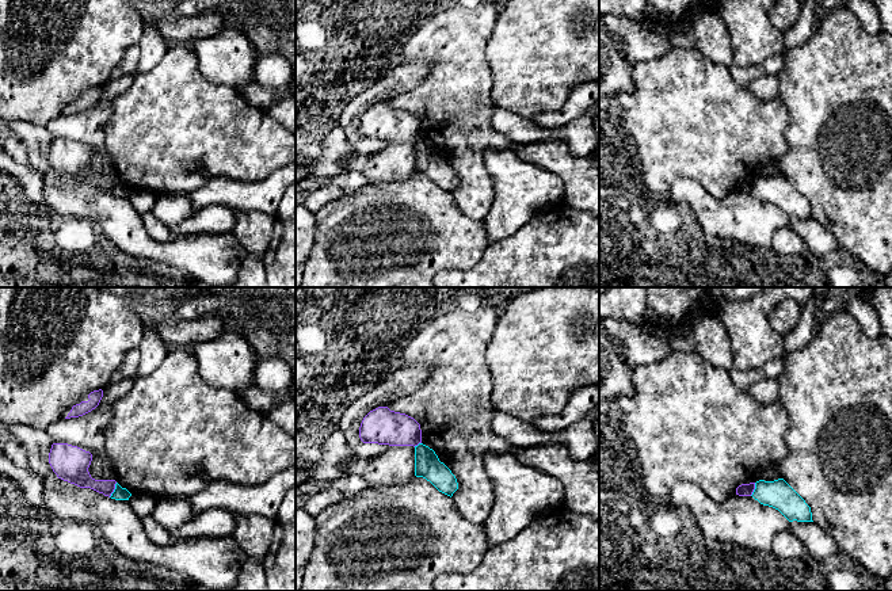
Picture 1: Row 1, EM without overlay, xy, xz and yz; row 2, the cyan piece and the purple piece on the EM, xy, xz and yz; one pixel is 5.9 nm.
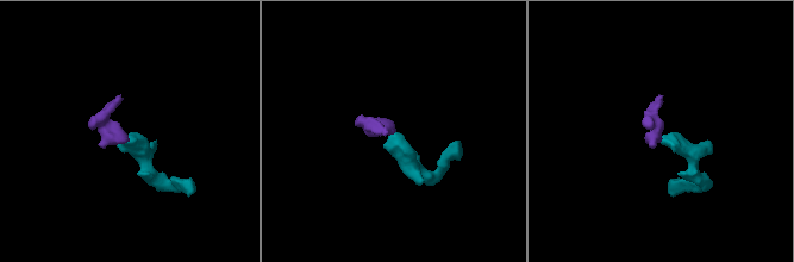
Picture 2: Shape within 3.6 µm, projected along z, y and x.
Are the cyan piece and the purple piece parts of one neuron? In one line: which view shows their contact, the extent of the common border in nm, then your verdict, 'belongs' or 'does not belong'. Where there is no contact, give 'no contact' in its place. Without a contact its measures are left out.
meets cyan in xy; contact 100 nm long; does not belong

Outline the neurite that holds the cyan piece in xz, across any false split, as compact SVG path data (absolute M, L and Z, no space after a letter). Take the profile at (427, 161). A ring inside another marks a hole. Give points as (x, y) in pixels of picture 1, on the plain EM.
M415 142L415 172L430 178L439 188L453 192L458 179L451 167L439 157L438 152L428 142Z

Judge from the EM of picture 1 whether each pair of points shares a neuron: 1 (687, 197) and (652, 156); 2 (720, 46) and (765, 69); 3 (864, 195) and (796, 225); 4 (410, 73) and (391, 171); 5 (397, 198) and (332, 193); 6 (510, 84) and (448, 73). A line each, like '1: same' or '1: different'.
1: different
2: same
3: different
4: same
5: different
6: different

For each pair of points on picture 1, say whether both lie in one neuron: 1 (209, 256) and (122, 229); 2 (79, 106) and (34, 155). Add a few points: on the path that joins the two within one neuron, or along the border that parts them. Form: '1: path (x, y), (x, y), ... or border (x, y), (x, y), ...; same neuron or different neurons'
1: path (187, 252), (159, 252), (143, 246); same neuron
2: path (71, 118), (46, 143); same neuron

